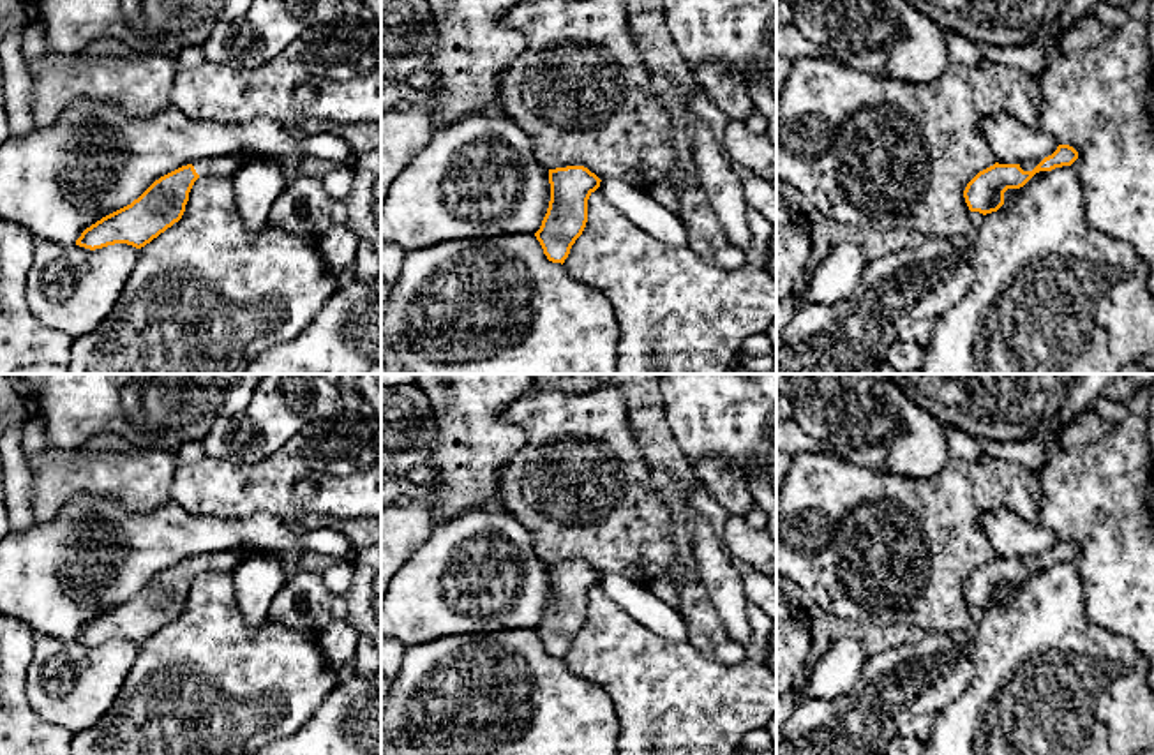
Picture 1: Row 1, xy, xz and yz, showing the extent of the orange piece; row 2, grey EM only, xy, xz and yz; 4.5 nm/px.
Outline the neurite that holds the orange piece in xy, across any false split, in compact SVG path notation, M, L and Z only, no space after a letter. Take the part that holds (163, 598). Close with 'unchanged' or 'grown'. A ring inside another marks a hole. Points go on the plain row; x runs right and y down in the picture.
M238 550L199 554L182 561L155 575L131 600L86 623L76 640L90 646L115 639L141 644L182 614L199 572L233 572L242 561Z | grown

